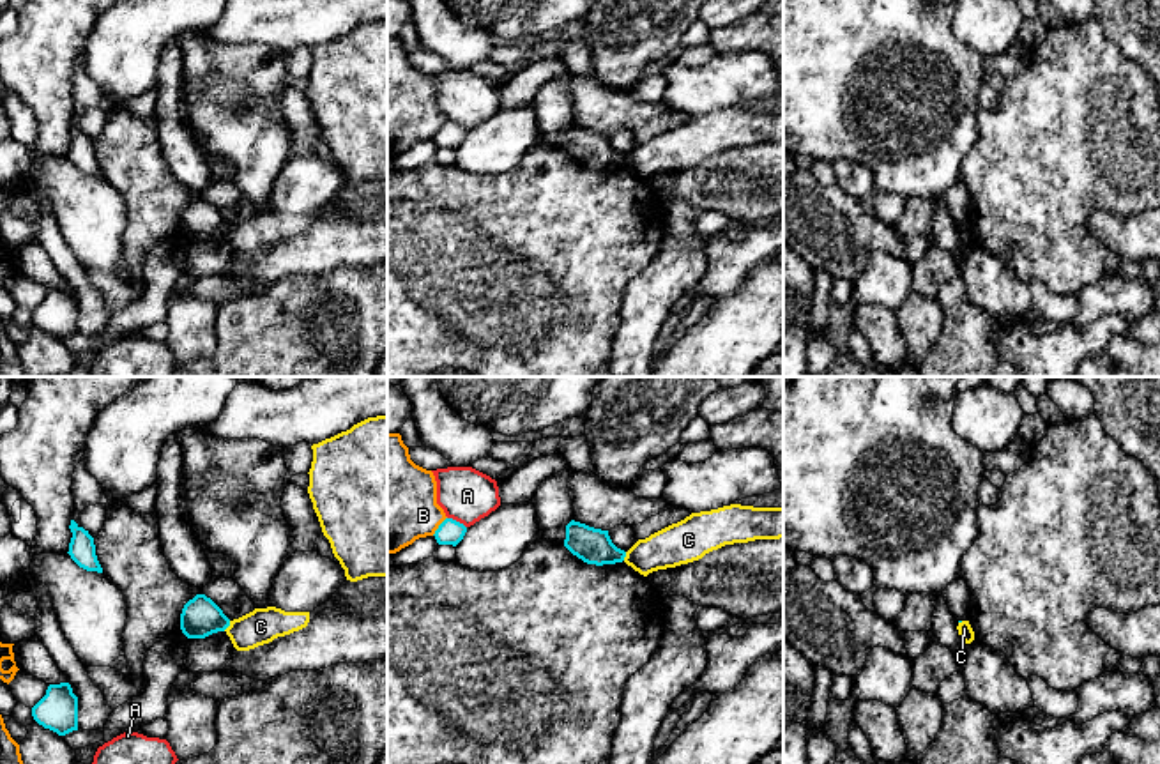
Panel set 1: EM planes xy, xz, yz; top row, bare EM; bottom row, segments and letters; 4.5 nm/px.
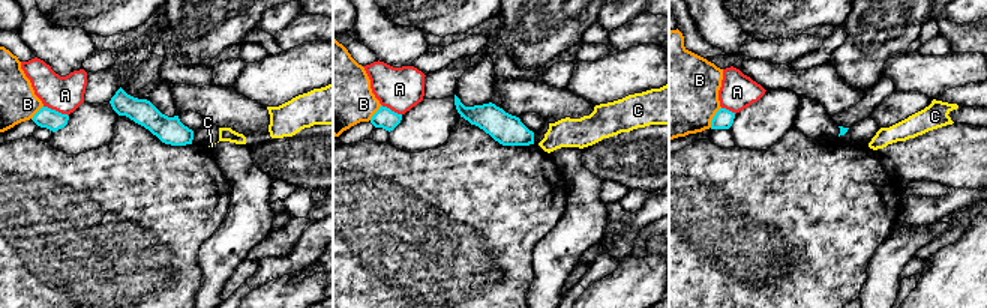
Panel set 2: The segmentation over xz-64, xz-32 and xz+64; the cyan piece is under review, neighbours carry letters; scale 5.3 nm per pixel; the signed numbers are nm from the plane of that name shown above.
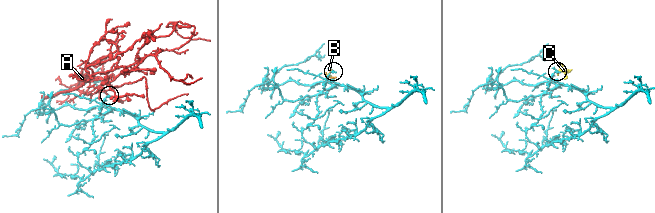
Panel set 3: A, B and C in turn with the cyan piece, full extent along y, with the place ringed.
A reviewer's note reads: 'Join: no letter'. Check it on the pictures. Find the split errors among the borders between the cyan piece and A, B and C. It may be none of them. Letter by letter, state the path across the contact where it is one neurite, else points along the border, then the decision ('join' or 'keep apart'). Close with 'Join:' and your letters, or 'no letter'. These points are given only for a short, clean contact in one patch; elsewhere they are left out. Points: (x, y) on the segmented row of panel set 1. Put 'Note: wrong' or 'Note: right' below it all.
A: keep apart
B: keep apart
C: border xy (230, 621), (223, 630); keep apart
Join: no letter
Note: right

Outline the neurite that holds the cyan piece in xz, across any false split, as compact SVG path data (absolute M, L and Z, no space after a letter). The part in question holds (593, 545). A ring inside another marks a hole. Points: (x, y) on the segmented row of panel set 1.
M575 520L566 525L564 546L584 562L596 566L622 562L626 557L626 552L612 543L608 531Z

